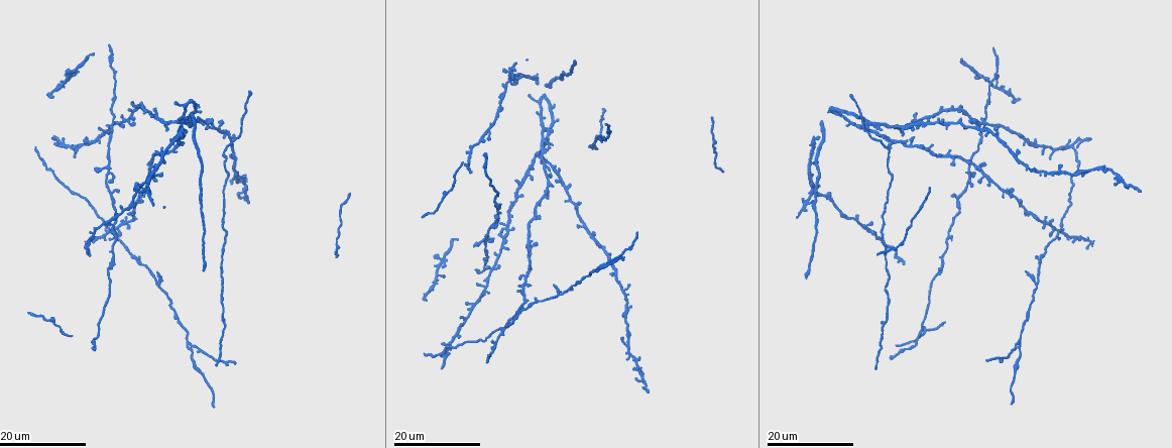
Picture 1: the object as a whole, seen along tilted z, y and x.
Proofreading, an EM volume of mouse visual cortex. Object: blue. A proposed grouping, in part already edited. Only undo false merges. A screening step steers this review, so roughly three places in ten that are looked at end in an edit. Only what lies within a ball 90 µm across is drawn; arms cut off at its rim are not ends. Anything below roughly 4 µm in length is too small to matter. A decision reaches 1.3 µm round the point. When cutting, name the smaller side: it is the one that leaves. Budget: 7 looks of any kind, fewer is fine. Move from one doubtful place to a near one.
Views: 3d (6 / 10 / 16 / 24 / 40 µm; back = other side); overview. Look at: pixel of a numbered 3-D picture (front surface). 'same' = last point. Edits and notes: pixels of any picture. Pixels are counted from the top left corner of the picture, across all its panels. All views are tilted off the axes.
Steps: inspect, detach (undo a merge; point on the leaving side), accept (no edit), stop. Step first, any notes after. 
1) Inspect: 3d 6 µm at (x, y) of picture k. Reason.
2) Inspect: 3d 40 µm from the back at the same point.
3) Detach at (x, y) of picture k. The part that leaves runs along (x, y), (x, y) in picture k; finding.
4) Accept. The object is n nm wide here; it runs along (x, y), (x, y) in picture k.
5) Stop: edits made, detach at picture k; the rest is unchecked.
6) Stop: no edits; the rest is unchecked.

Inspect: 3d 16 µm at (498, 255) of picture 1. Arms part here.

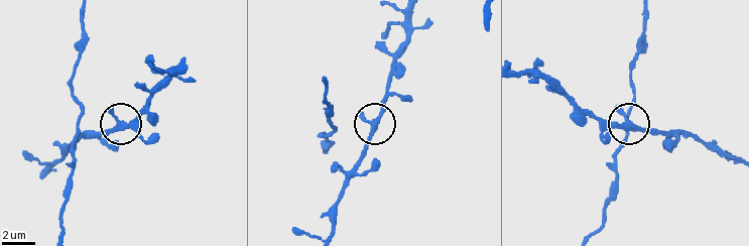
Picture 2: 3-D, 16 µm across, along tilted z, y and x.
Inspect: 3d 10 µm at (372, 125) of picture 2.

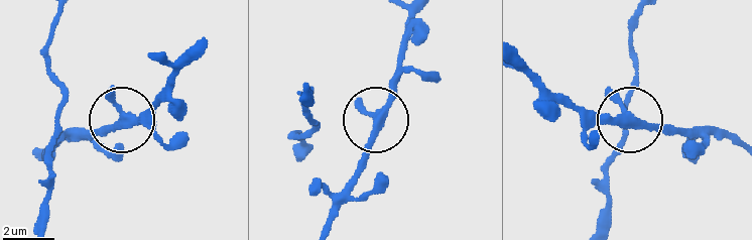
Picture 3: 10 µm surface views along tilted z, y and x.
Accept. It runs along (420, 10), (365, 162), (340, 193) in picture 3; all the same neuron.

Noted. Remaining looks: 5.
Inspect: 3d 24 µm at (553, 119) of picture 1. Three arms meet.

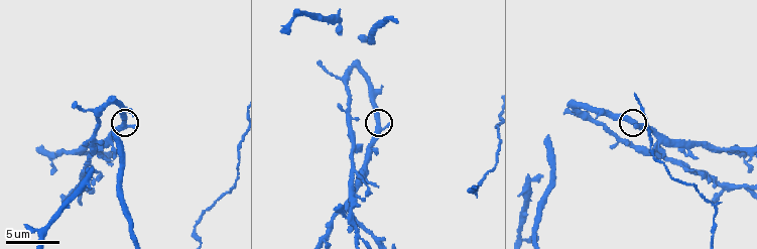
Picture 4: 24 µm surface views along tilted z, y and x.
Inspect: 3d 10 µm at (633, 120) of picture 4.

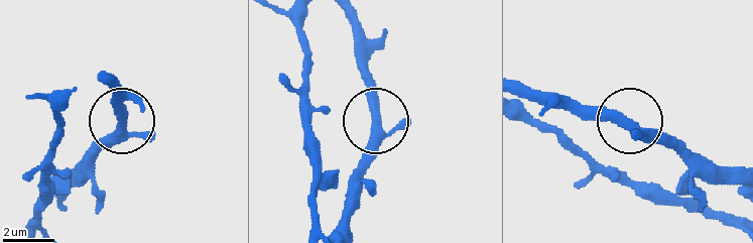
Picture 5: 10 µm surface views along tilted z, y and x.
Accept. The object is 310 nm wide here; it runs along (631, 122), (570, 107) in picture 5; continuous, no second neuron.

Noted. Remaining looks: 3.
Inspect: 3d 16 µm at (1059, 230) of picture 1. Three-way junction.

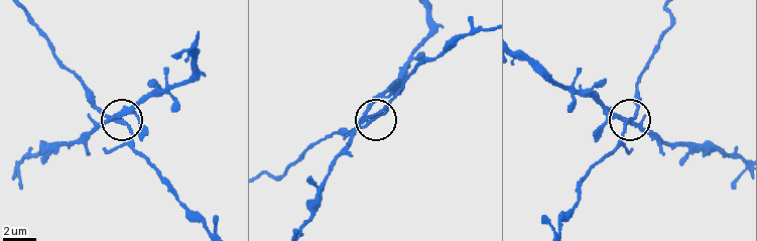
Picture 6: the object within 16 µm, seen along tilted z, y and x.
Inspect: 3d 6 µm at (629, 121) of picture 6.

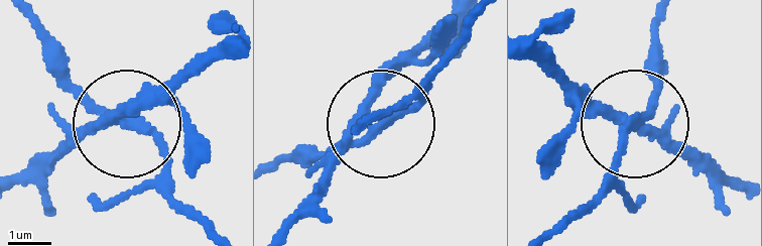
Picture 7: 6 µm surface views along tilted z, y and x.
Detach at (80, 86) of picture 7. The object is 210 nm wide here; the part that leaves runs along (127, 120), (146, 130), (175, 194), (206, 224) in picture 7; a second neuron is stuck on.

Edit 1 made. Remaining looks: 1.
Stop: edits made, detach at picture 7; the rest is unchecked.

